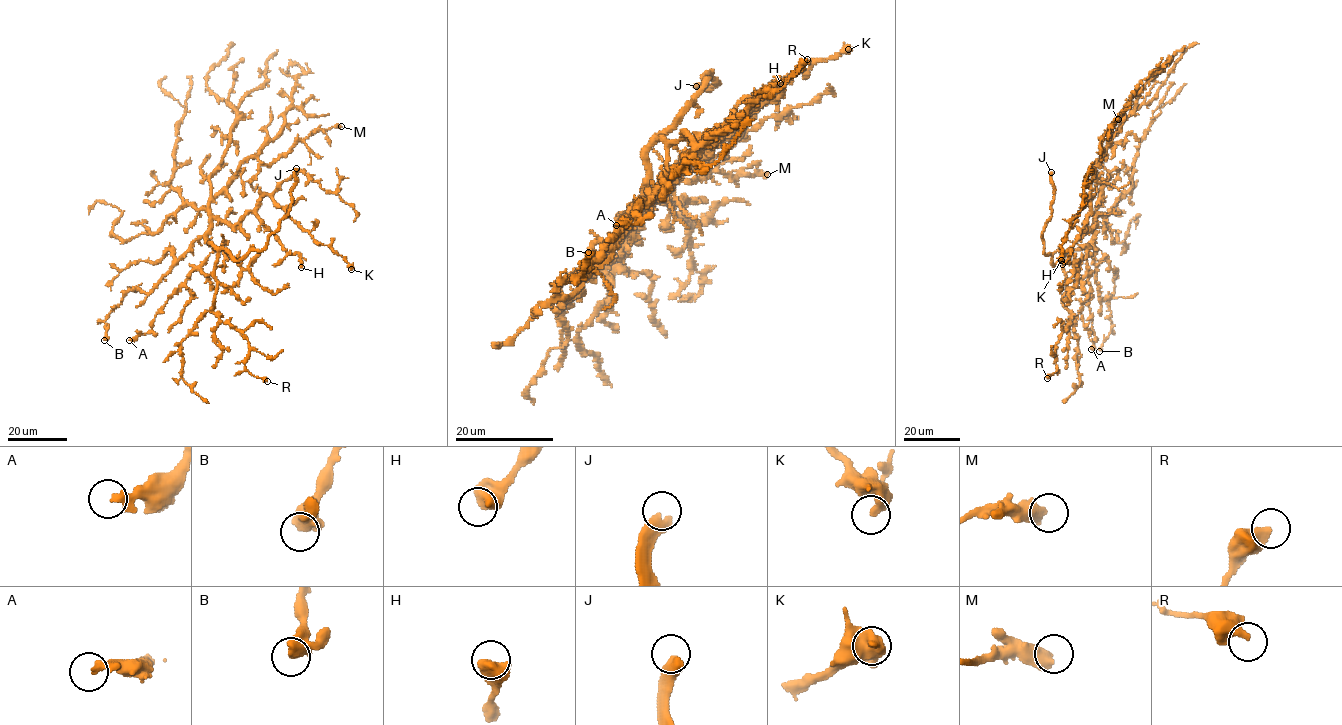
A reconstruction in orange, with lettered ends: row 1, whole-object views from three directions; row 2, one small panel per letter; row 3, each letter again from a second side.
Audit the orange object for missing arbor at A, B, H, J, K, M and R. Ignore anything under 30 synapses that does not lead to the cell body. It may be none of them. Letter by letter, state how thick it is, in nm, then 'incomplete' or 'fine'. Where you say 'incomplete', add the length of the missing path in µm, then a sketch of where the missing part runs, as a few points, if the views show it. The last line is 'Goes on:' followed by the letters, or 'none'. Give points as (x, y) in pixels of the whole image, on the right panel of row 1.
A: calibre 320 nm; fine
B: calibre 600 nm; fine
H: calibre 550 nm; fine
J: calibre 500 nm; incomplete; missing 25 µm; course (1051, 172), (1061, 158), (1067, 129), (1064, 126)
K: calibre 360 nm; fine
M: calibre 500 nm; fine
R: calibre 440 nm; fine
Goes on: J

